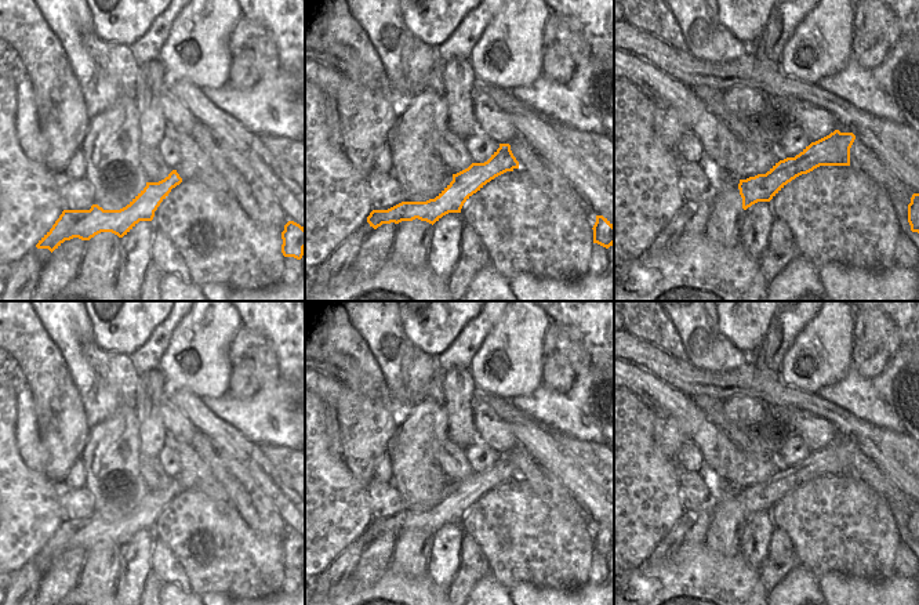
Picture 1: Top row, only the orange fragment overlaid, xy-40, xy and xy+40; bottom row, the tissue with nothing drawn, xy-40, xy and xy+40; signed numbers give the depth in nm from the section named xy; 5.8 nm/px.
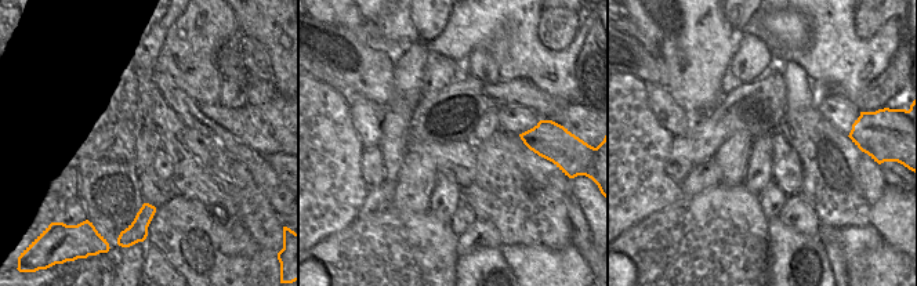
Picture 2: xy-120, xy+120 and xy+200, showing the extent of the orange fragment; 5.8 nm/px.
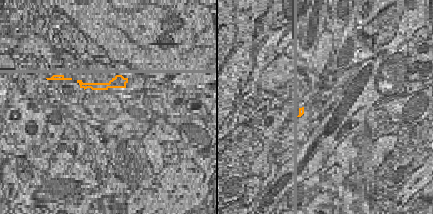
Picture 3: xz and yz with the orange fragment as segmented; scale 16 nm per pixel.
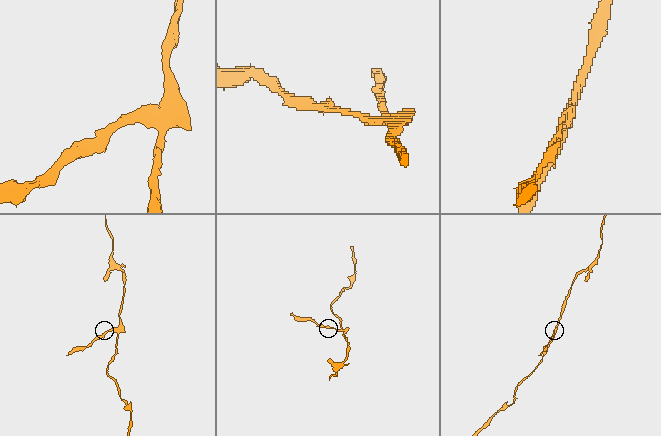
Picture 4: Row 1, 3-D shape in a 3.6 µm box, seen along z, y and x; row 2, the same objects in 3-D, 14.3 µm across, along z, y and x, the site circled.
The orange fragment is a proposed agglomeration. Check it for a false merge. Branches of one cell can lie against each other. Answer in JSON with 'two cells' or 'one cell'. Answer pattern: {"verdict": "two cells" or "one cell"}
{"verdict": "two cells"}

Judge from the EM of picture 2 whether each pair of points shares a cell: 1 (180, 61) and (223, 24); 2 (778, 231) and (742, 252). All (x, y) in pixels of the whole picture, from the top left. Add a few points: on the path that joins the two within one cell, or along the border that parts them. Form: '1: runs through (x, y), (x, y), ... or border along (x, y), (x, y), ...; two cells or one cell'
1: runs through (191, 50), (211, 29); one cell
2: border along (769, 220), (768, 270); two cells

